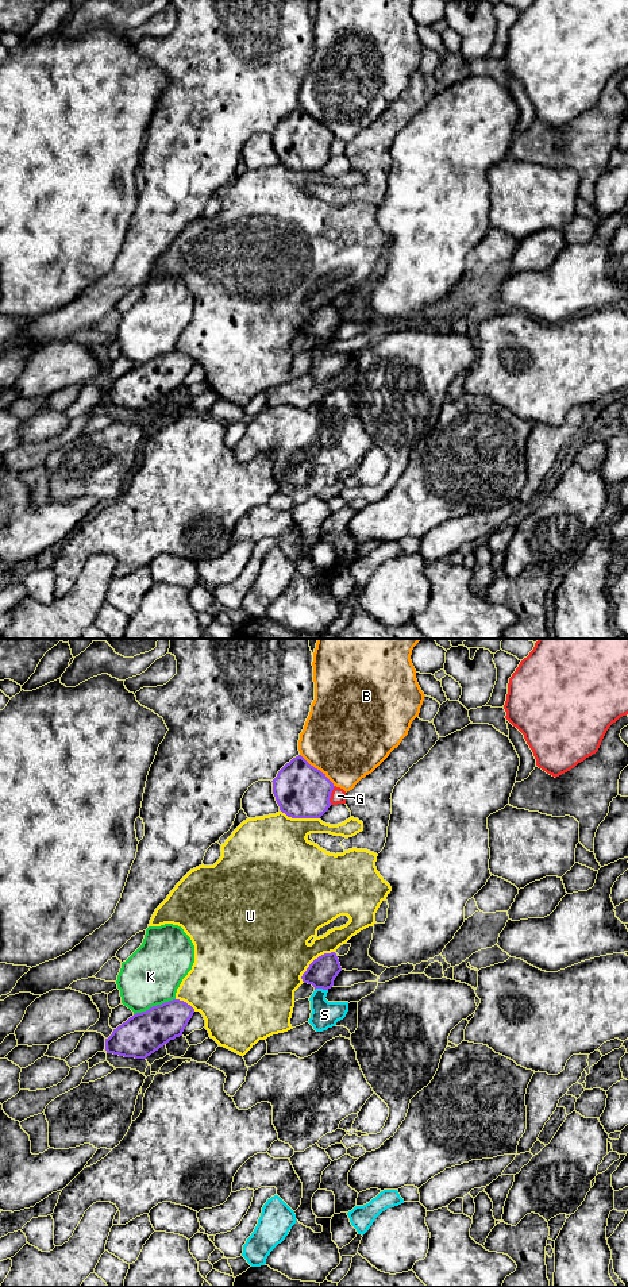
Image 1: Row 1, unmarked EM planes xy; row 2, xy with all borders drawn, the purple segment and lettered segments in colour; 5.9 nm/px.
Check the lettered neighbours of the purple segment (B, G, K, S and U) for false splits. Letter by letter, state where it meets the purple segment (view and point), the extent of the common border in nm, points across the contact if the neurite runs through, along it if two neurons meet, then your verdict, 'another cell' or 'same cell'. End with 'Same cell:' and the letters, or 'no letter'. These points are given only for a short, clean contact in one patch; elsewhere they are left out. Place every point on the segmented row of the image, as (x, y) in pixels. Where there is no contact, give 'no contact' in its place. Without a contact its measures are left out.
B: contact xy (316, 769); length 280 nm; another cell
G: contact xy (330, 796); length 120 nm; another cell
K: contact xy (154, 1006); length 260 nm; another cell
S: contact xy (320, 987); length 80 nm; border xy (327, 989), (315, 990); another cell
U: contact xy (314, 960); length 260 nm; another cell
Same cell: no letter

